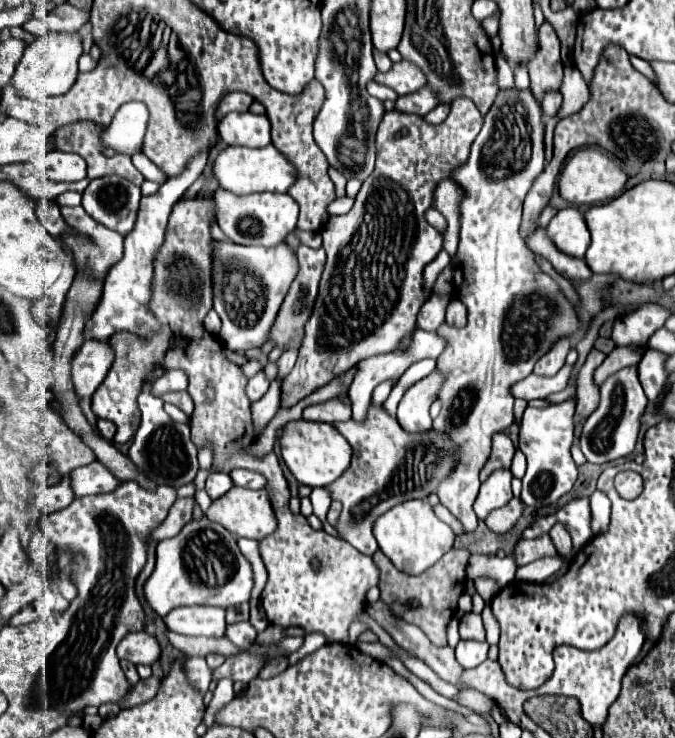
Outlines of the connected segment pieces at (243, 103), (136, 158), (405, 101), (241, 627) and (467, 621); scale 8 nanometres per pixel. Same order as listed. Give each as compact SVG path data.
M229 92L229 94L225 94L221 98L219 108L215 112L215 118L221 120L229 112L247 112L251 102L253 102L253 98L249 94L245 94L245 92Z
M135 152L133 156L131 156L131 160L133 160L133 164L135 164L135 168L147 178L147 180L151 180L151 182L157 182L157 184L163 184L167 178L165 178L165 174L161 174L161 170L147 158L147 156L143 156L141 152Z
M423 86L421 90L417 90L413 94L399 96L395 102L395 110L423 116L439 104L441 104L441 98L437 98L437 94L433 94L433 90L429 90L429 86Z
M235 622L235 624L229 624L227 630L225 630L225 636L239 648L251 648L253 642L255 642L255 636L257 636L257 630L249 624L249 622Z
M465 614L459 620L459 636L463 640L485 640L485 630L483 630L483 622L479 614Z

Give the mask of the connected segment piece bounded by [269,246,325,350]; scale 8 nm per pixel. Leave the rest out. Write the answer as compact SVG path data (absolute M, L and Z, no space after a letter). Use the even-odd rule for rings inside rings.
M299 246L297 248L297 258L299 258L299 274L293 280L285 302L281 304L281 310L277 314L277 322L273 322L273 330L269 332L269 342L275 344L275 348L285 348L285 350L295 350L301 346L303 334L305 334L305 322L309 320L309 314L313 312L313 304L317 298L317 288L319 288L319 280L321 280L321 272L325 266L325 250L313 250L307 246Z

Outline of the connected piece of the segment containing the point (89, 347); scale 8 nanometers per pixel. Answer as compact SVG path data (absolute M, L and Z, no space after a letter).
M85 340L71 362L73 388L79 398L91 396L105 380L109 366L113 364L113 348L109 342Z

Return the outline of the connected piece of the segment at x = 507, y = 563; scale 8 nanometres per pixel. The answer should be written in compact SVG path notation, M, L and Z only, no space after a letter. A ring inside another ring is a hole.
M471 555L466 566L466 579L491 578L499 588L505 588L509 582L513 582L517 566L513 564L513 558L500 558L490 555Z

